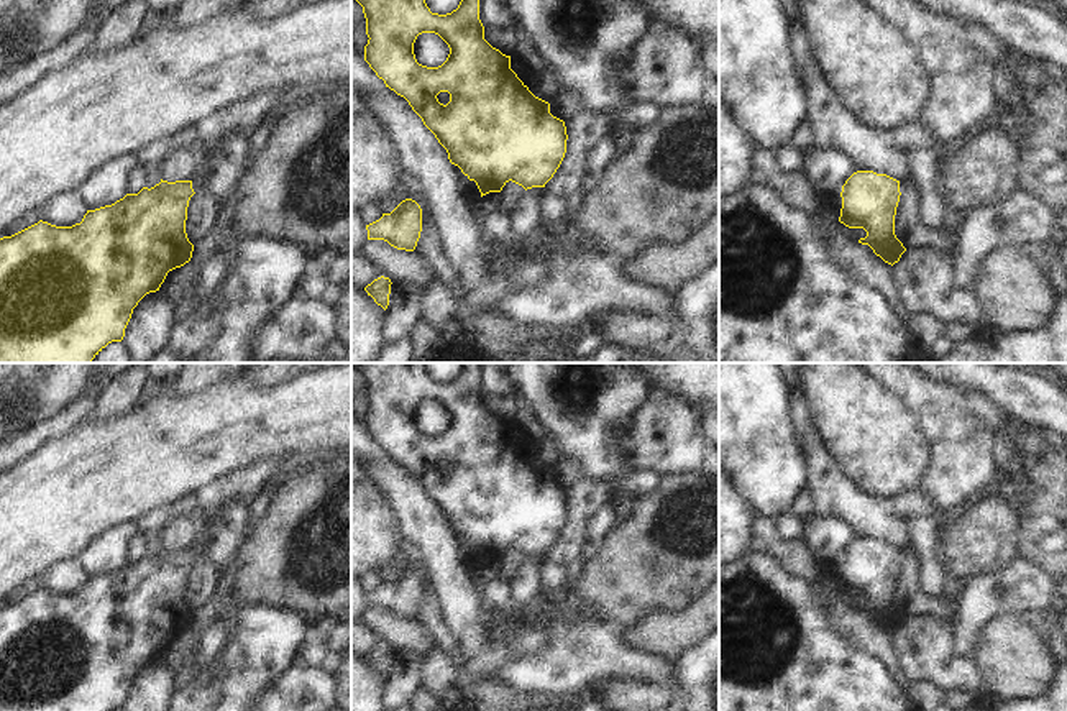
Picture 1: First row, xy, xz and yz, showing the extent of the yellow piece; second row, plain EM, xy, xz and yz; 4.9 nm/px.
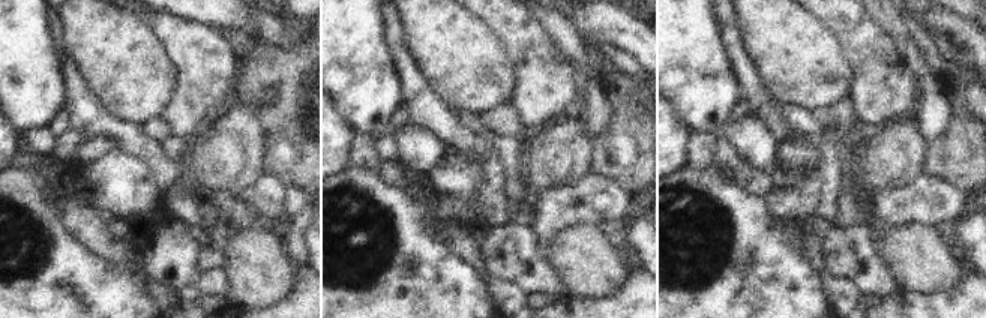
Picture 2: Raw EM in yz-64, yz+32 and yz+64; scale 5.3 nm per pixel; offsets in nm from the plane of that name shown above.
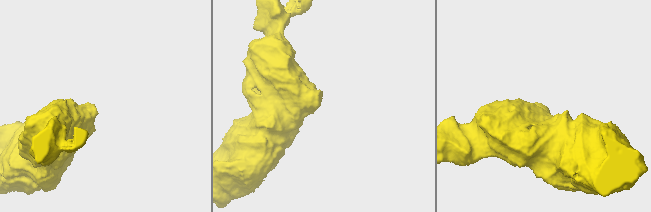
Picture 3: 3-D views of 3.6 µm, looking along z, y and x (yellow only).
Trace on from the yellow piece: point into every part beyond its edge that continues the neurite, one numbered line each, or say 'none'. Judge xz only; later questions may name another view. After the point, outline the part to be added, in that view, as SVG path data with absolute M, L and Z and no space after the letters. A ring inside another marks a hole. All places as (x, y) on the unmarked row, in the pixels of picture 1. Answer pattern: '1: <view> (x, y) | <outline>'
none

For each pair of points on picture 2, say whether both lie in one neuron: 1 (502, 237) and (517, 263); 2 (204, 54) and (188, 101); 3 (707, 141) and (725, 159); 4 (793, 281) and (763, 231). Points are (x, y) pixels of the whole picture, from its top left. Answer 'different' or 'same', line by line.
1: same
2: same
3: different
4: same

